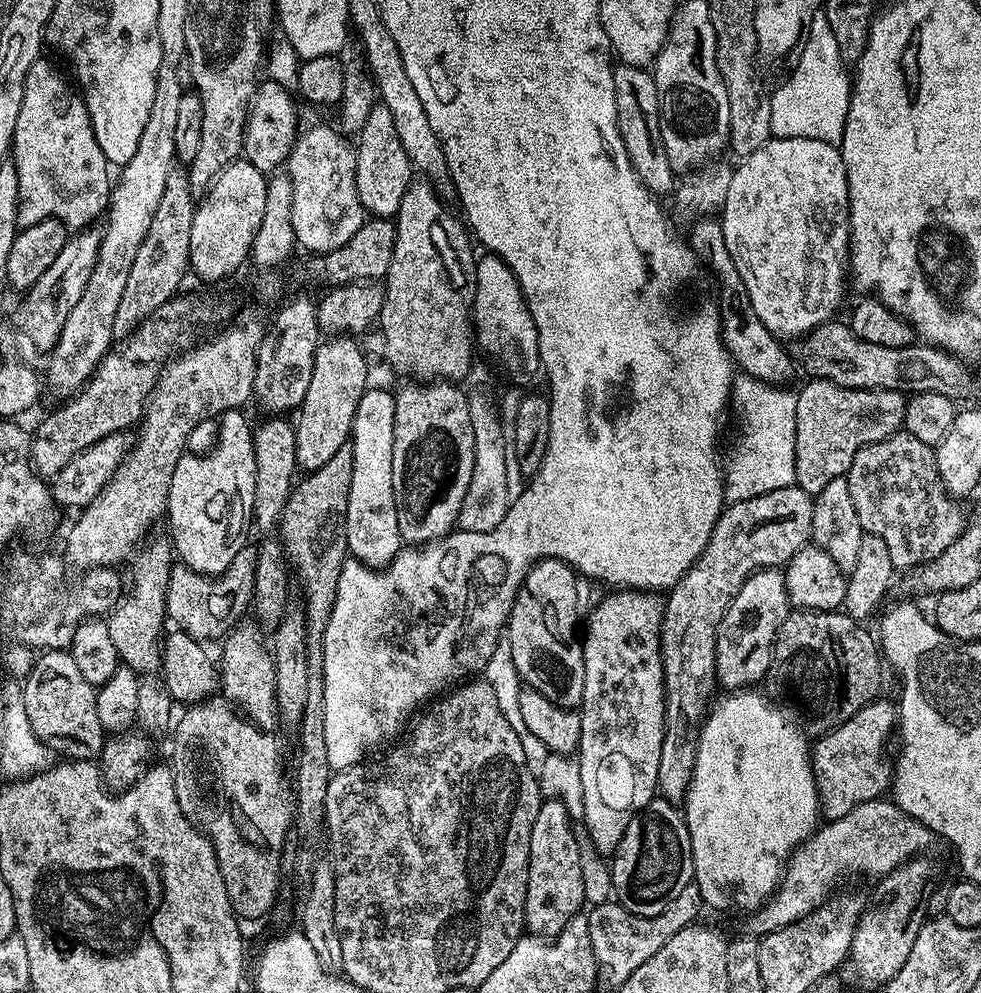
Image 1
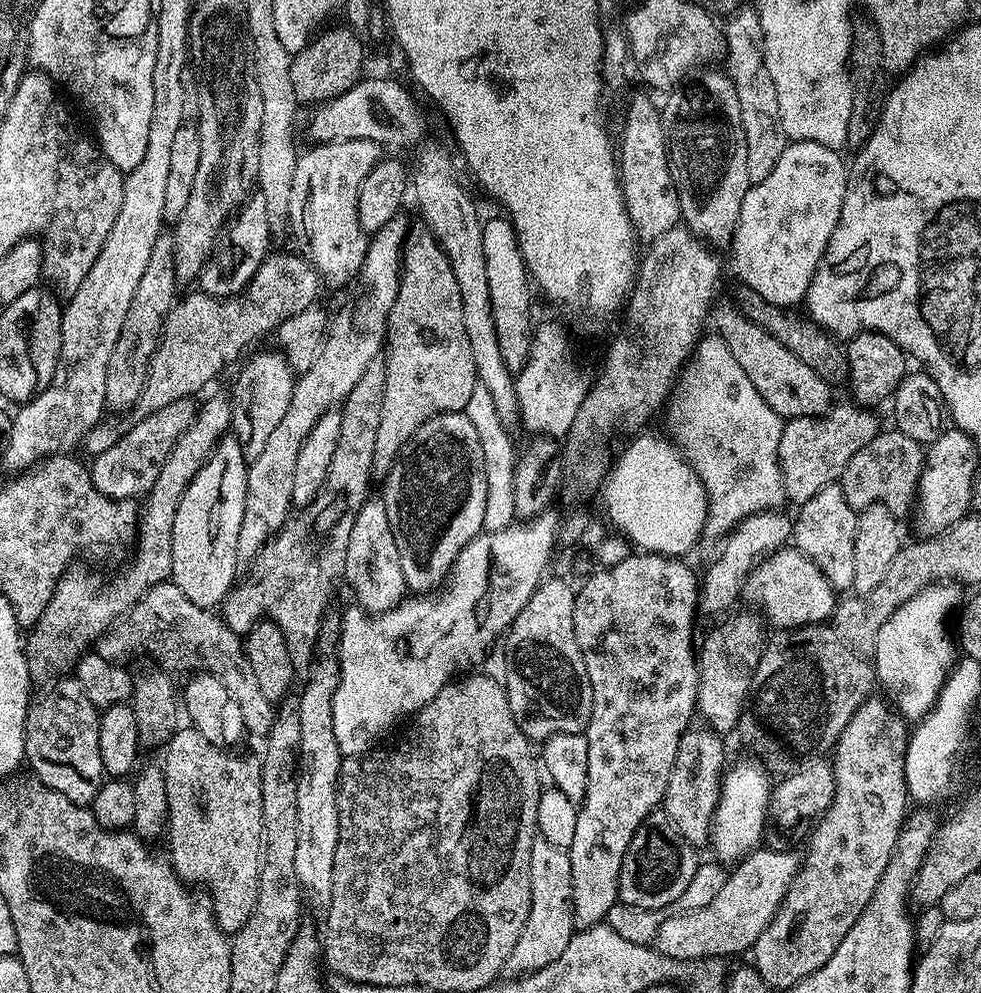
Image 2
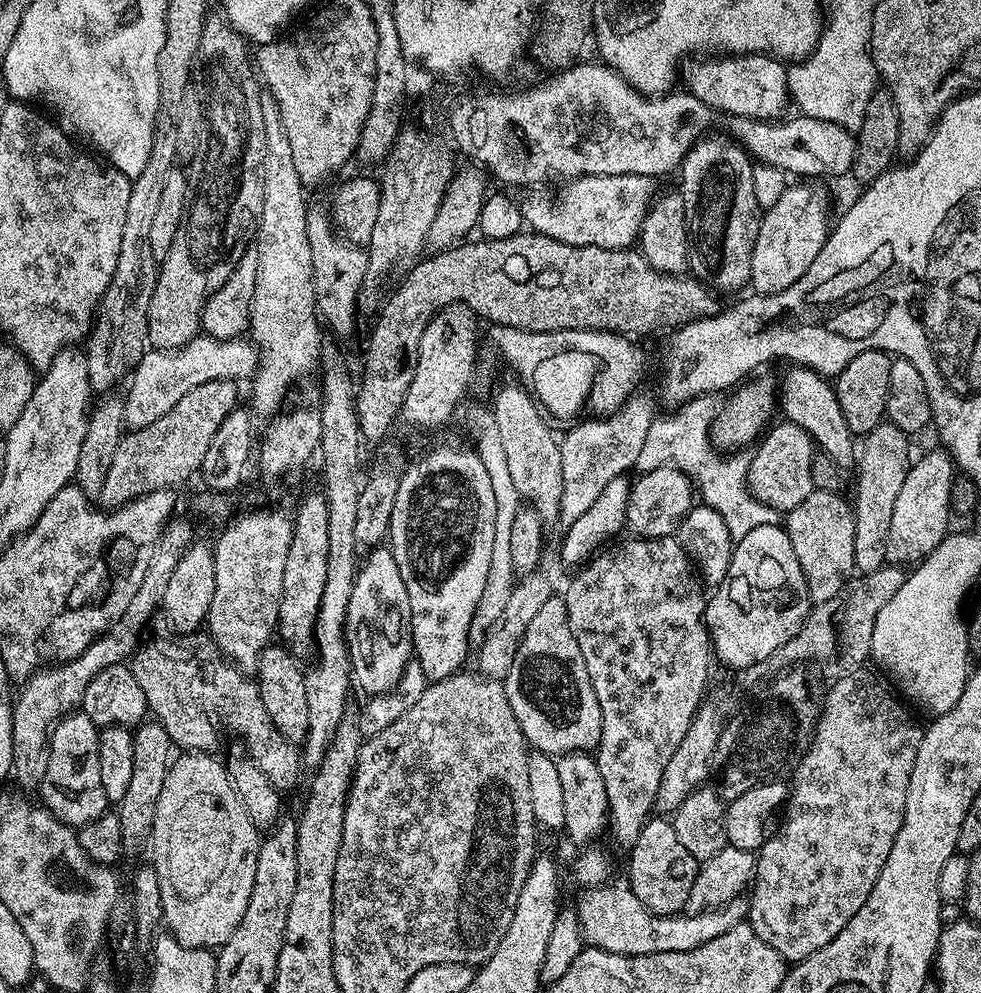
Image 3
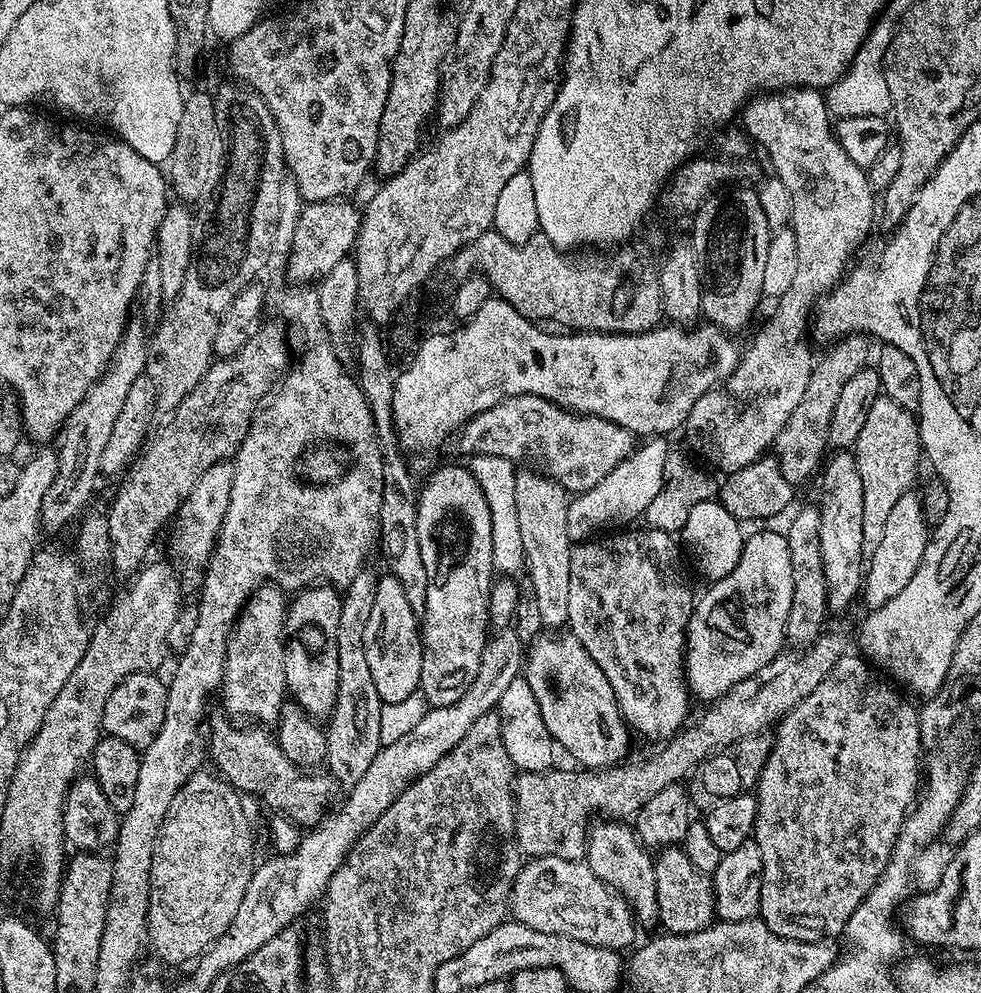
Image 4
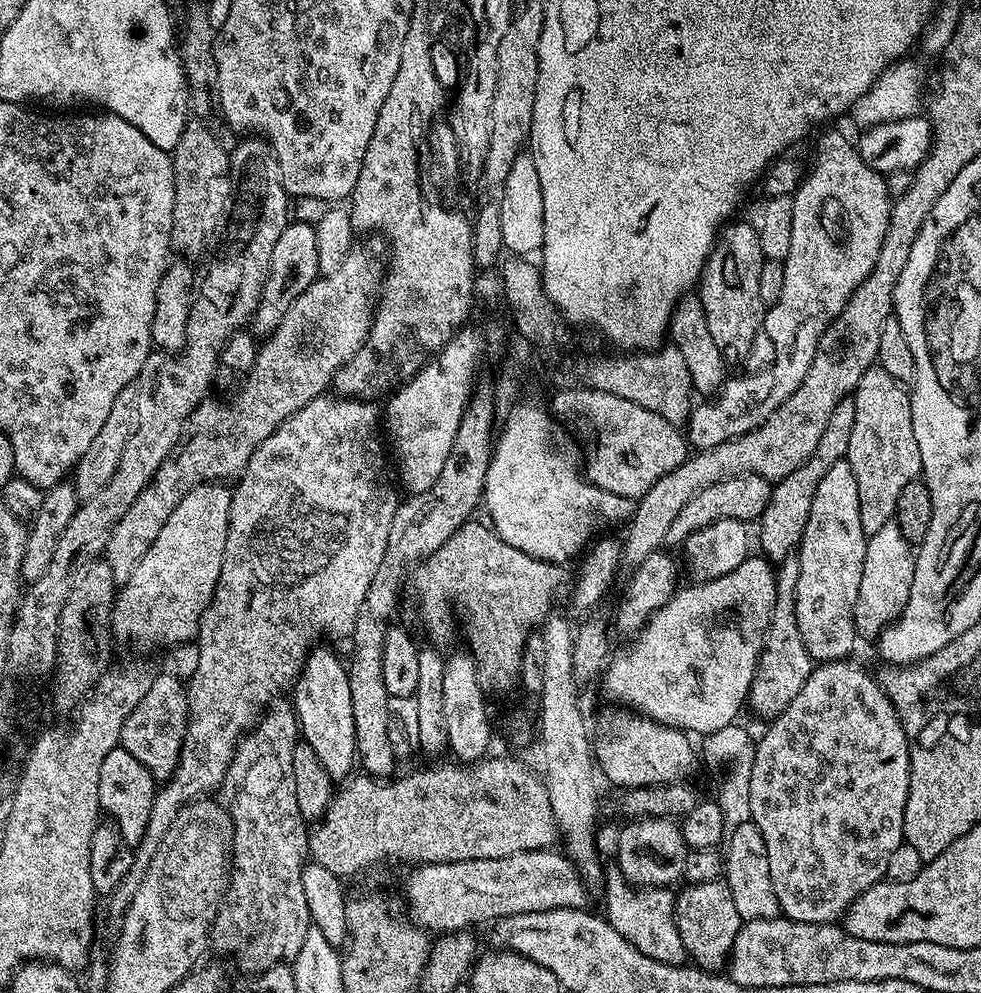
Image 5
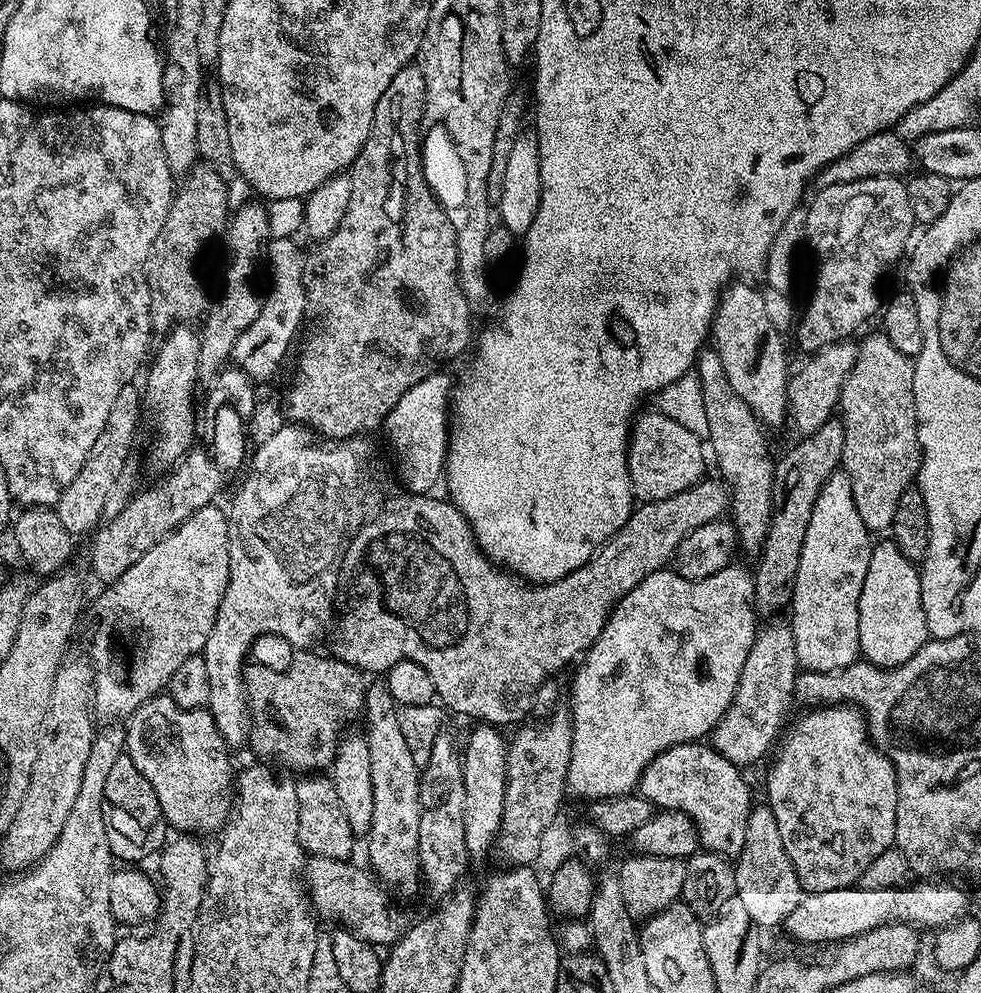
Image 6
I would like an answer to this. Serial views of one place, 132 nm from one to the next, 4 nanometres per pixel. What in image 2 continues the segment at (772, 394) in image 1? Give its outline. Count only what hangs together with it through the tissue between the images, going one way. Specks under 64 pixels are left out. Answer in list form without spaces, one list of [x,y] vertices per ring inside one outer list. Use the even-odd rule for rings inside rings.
[[[719,334],[701,335],[691,357],[688,377],[684,380],[684,393],[672,412],[671,439],[684,454],[693,470],[698,474],[708,495],[707,535],[723,538],[739,526],[746,518],[759,512],[771,512],[785,503],[782,470],[778,458],[778,442],[782,442],[785,417],[770,410],[766,398],[754,390],[754,382],[746,375],[746,370],[738,366],[734,354],[726,346]]]

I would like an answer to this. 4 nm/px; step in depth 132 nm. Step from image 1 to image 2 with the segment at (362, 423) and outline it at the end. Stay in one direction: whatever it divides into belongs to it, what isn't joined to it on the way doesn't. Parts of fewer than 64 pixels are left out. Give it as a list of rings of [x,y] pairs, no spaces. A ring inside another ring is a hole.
[[[370,498],[354,518],[354,530],[350,530],[350,546],[346,546],[343,579],[346,584],[348,580],[349,586],[352,587],[352,592],[356,595],[355,603],[372,614],[390,610],[405,599],[406,585],[402,574],[402,558],[398,554],[398,542],[394,542],[394,530],[390,526],[390,518],[386,514],[383,499]]]

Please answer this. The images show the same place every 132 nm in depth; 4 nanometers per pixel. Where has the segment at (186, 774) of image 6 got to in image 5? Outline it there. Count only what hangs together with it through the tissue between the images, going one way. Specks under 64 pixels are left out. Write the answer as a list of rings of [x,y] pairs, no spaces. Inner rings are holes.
[[[153,675],[150,690],[146,690],[146,694],[142,694],[142,702],[138,702],[138,706],[134,706],[134,710],[130,710],[130,716],[126,718],[126,722],[122,726],[119,742],[119,747],[130,750],[130,754],[134,754],[134,758],[138,758],[138,762],[142,762],[142,766],[146,766],[158,782],[171,780],[172,772],[180,765],[180,745],[184,742],[188,725],[188,693],[185,685],[177,676],[163,675]]]

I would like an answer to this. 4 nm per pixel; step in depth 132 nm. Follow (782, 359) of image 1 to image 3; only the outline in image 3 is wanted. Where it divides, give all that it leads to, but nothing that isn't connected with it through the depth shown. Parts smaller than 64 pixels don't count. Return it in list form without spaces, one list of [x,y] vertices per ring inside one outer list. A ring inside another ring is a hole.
[[[799,366],[789,367],[789,372],[781,380],[778,380],[778,400],[791,423],[802,426],[813,438],[815,447],[825,456],[829,456],[837,466],[844,464],[855,465],[858,460],[858,440],[853,436],[850,426],[846,422],[846,417],[842,414],[842,406],[838,406],[835,387],[825,377],[819,376],[814,370]]]

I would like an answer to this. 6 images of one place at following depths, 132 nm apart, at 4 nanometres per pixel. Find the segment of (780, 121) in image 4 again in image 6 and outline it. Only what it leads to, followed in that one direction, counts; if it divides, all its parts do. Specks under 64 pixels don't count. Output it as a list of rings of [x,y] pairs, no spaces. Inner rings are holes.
[[[871,176],[870,178],[862,178],[858,182],[850,182],[849,184],[839,184],[838,186],[830,186],[829,188],[821,188],[815,193],[816,197],[812,200],[812,205],[807,205],[805,234],[807,236],[807,247],[812,247],[812,252],[816,255],[816,277],[812,280],[812,293],[808,296],[808,305],[804,308],[804,313],[799,313],[798,323],[794,328],[794,336],[800,339],[800,348],[804,354],[811,354],[824,348],[827,344],[835,344],[837,342],[847,341],[852,335],[871,318],[872,315],[879,313],[882,308],[882,296],[880,300],[880,283],[884,280],[884,275],[895,266],[900,260],[900,255],[907,253],[910,248],[910,241],[913,239],[912,228],[917,227],[914,212],[910,206],[910,200],[907,197],[907,183],[898,176]]]

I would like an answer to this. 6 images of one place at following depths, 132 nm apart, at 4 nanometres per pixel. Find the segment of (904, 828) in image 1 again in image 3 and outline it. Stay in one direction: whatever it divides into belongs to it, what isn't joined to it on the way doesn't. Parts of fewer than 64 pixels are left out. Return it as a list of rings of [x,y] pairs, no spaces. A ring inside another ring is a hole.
[[[592,886],[580,896],[580,901],[574,904],[576,917],[580,920],[580,932],[585,941],[593,948],[604,948],[614,954],[623,956],[645,956],[646,954],[666,954],[678,950],[692,950],[702,946],[702,942],[708,942],[710,938],[716,938],[718,934],[724,934],[730,930],[730,926],[738,926],[748,915],[748,900],[741,898],[731,900],[720,908],[711,908],[709,912],[693,912],[691,914],[677,914],[675,916],[659,916],[654,914],[642,902],[638,902],[632,889],[627,886],[621,888],[608,888],[609,886]]]

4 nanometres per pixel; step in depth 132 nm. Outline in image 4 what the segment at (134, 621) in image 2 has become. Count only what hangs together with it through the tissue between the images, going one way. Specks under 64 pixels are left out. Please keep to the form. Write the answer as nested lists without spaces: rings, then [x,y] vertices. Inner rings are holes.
[[[219,715],[213,718],[212,736],[210,732],[206,740],[210,760],[216,763],[215,771],[227,780],[237,792],[241,794],[253,792],[254,795],[261,796],[273,808],[271,810],[273,813],[287,816],[289,820],[299,824],[301,829],[311,830],[317,827],[329,811],[328,803],[332,800],[333,781],[327,775],[319,776],[319,771],[305,770],[299,768],[294,762],[290,762],[290,758],[286,758],[286,754],[282,754],[279,742],[267,727],[240,726],[244,728],[232,728],[233,721],[227,715]]]

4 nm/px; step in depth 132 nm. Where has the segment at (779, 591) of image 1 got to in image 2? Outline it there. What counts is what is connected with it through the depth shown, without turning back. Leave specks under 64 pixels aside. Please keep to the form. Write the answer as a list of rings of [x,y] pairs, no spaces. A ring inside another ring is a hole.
[[[740,612],[737,616],[729,615],[724,618],[729,620],[721,619],[719,621],[721,624],[698,644],[700,681],[696,707],[699,715],[704,715],[703,723],[721,734],[728,734],[732,727],[735,729],[740,724],[740,715],[744,713],[744,705],[748,703],[752,690],[752,679],[764,653],[765,625],[763,623],[760,625],[751,616],[753,613],[748,612]]]

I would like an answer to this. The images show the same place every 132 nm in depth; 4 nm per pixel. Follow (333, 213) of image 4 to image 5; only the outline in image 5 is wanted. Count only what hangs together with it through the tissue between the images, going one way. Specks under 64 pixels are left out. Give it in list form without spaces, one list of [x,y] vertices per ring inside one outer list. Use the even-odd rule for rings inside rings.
[[[290,222],[282,230],[278,242],[274,242],[274,254],[270,254],[270,270],[262,290],[260,304],[256,308],[256,314],[250,321],[250,328],[257,337],[266,338],[286,318],[286,310],[294,306],[296,299],[314,282],[320,275],[318,266],[318,238],[316,229],[311,223],[296,224]]]

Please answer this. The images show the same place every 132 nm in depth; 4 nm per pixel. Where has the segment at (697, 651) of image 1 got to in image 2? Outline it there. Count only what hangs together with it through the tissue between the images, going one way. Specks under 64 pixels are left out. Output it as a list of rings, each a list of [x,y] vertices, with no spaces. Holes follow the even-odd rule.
[[[773,510],[771,512],[759,512],[750,518],[746,518],[723,537],[720,553],[716,561],[702,572],[702,583],[700,584],[700,602],[698,605],[701,613],[709,612],[710,615],[719,617],[727,613],[732,603],[741,599],[744,591],[744,579],[748,573],[756,567],[758,561],[777,552],[779,548],[785,547],[792,538],[792,526],[794,520],[791,515],[787,516],[784,510]],[[725,611],[725,612],[724,612]],[[719,612],[724,612],[720,613]],[[707,726],[689,727],[680,737],[680,749],[676,755],[676,764],[670,774],[670,782],[666,782],[666,794],[662,801],[662,812],[669,824],[674,825],[678,834],[686,838],[694,846],[707,845],[712,839],[712,819],[720,801],[720,785],[724,779],[726,763],[724,764],[725,737]]]

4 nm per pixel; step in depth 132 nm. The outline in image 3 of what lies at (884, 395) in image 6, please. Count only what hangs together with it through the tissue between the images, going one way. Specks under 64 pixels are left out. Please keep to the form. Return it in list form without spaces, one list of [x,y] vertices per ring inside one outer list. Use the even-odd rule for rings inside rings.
[[[882,422],[863,441],[858,456],[860,473],[856,476],[856,500],[854,499],[854,562],[857,573],[877,572],[879,568],[885,567],[890,517],[894,514],[894,502],[902,491],[902,482],[906,482],[910,467],[908,440],[909,433],[898,430],[898,426]]]

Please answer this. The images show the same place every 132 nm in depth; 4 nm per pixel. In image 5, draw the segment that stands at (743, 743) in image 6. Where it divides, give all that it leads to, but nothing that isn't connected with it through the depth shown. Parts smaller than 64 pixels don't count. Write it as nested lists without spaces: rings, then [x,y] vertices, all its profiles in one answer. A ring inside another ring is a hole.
[[[793,554],[781,561],[775,569],[776,601],[774,614],[770,618],[770,626],[766,632],[764,645],[756,663],[756,673],[748,691],[746,701],[749,709],[753,708],[764,722],[775,720],[790,702],[794,702],[794,694],[806,686],[806,678],[810,678],[814,661],[802,640],[798,630],[798,614],[796,613],[796,591],[798,590],[798,574],[800,570],[799,555]]]

